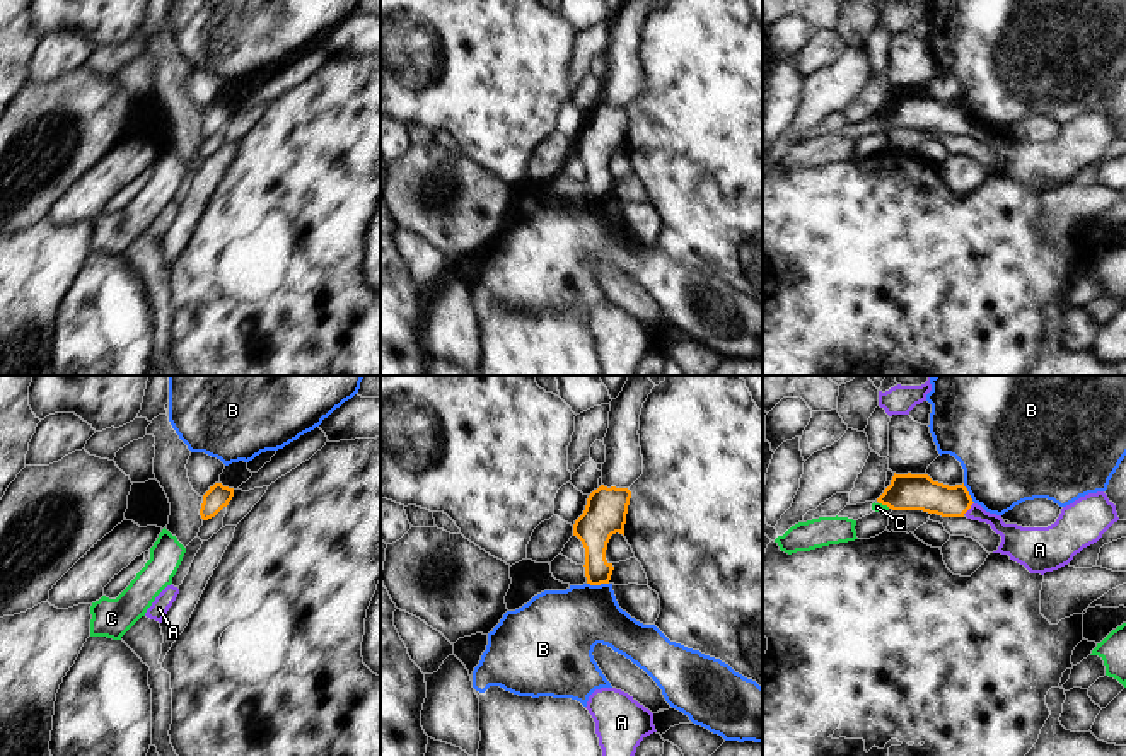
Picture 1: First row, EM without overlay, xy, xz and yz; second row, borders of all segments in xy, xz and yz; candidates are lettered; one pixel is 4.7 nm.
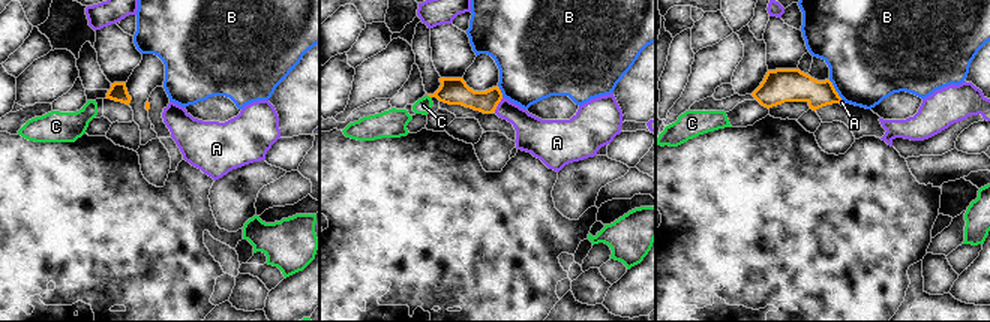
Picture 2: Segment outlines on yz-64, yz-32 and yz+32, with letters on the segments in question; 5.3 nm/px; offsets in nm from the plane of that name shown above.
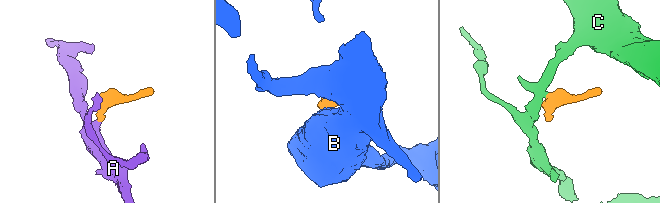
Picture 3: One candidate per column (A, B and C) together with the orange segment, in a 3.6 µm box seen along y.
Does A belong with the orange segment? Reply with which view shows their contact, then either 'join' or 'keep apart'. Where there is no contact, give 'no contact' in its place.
yz | join

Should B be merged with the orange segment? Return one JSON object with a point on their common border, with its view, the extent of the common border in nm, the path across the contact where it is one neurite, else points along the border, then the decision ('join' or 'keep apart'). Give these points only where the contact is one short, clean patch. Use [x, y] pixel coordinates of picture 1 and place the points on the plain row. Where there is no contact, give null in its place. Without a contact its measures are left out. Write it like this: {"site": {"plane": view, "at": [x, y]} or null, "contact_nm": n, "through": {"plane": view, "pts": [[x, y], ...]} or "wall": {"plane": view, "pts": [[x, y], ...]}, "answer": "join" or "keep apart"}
{"site": {"plane": "xz", "at": [597, 202]}, "contact_nm": 100, "wall": {"plane": "xz", "pts": [[587, 200], [608, 202]]}, "answer": "keep apart"}

